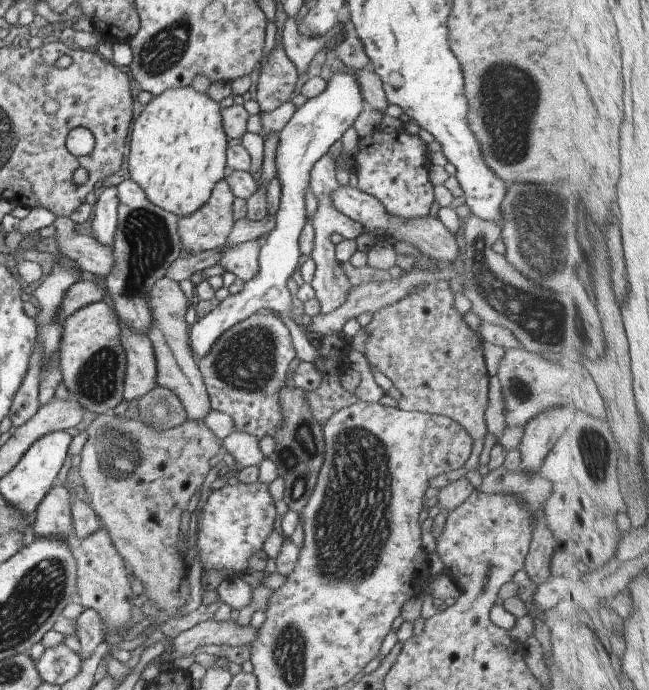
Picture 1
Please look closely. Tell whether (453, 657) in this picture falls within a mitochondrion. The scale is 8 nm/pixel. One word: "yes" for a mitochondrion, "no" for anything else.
no

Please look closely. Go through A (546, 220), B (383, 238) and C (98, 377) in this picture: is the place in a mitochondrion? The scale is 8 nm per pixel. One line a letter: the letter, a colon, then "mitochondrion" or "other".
A: mitochondrion
B: other
C: mitochondrion

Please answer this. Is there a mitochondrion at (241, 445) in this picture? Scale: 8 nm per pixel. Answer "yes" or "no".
no

